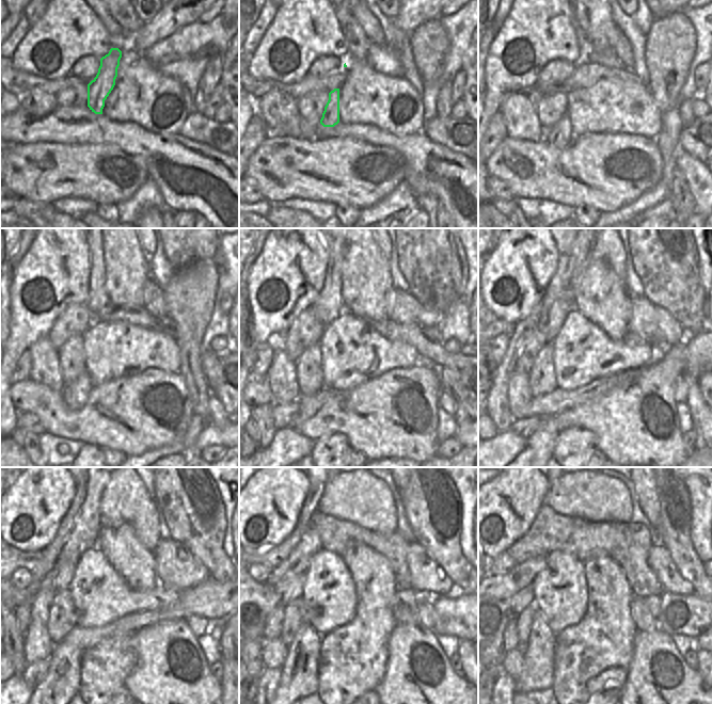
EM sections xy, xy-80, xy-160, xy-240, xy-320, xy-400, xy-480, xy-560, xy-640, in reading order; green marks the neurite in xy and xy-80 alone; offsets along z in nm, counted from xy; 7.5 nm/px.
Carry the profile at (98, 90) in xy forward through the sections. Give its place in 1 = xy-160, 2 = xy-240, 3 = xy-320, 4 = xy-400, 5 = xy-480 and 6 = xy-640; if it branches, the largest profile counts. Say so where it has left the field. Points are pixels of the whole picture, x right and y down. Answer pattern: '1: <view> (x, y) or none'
1: xy-160 (559, 136)
2: xy-240 (76, 394)
3: xy-320 (310, 405)
4: xy-400 (526, 426)
5: xy-480 (33, 674)
6: xy-640 (505, 684)

